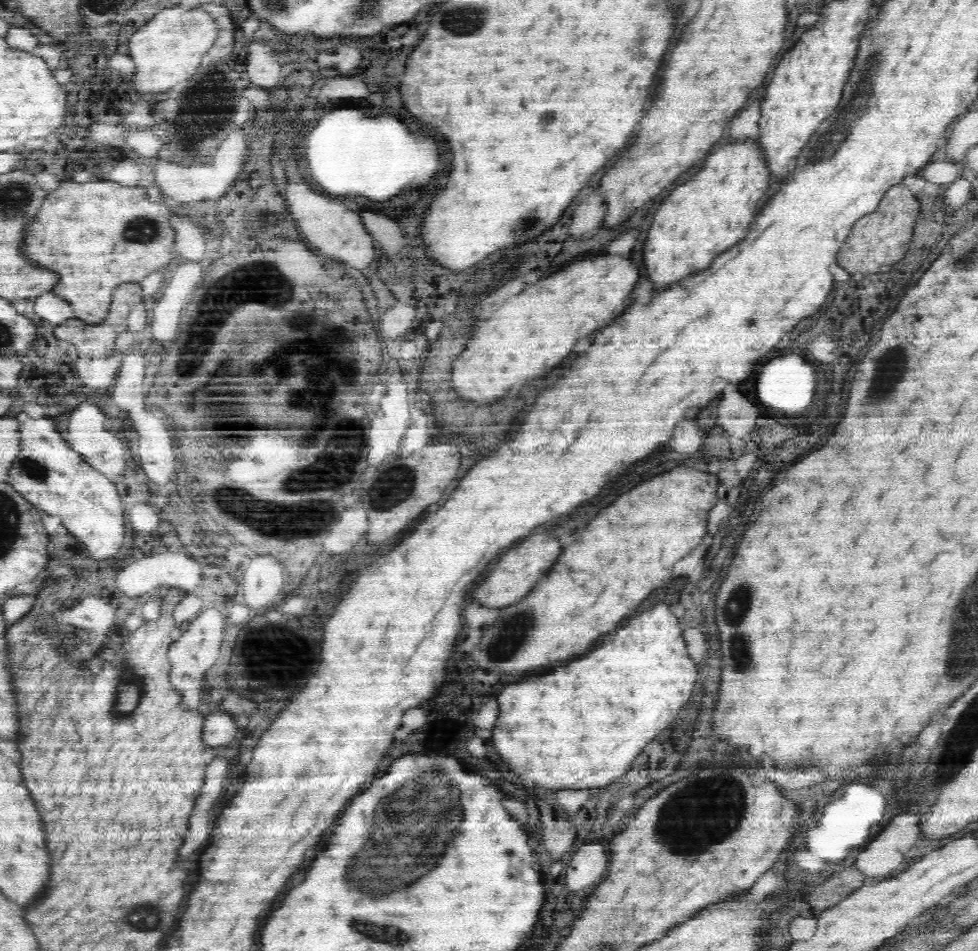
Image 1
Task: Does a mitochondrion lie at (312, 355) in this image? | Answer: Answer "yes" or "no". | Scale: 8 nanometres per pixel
no

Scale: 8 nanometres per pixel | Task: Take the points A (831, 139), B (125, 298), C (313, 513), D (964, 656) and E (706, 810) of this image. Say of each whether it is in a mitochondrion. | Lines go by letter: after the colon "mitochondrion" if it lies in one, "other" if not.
A: mitochondrion
B: other
C: mitochondrion
D: mitochondrion
E: mitochondrion

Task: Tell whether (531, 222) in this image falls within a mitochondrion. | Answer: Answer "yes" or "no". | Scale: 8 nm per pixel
yes

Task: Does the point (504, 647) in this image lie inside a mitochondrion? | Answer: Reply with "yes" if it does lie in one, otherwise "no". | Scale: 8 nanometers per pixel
yes

